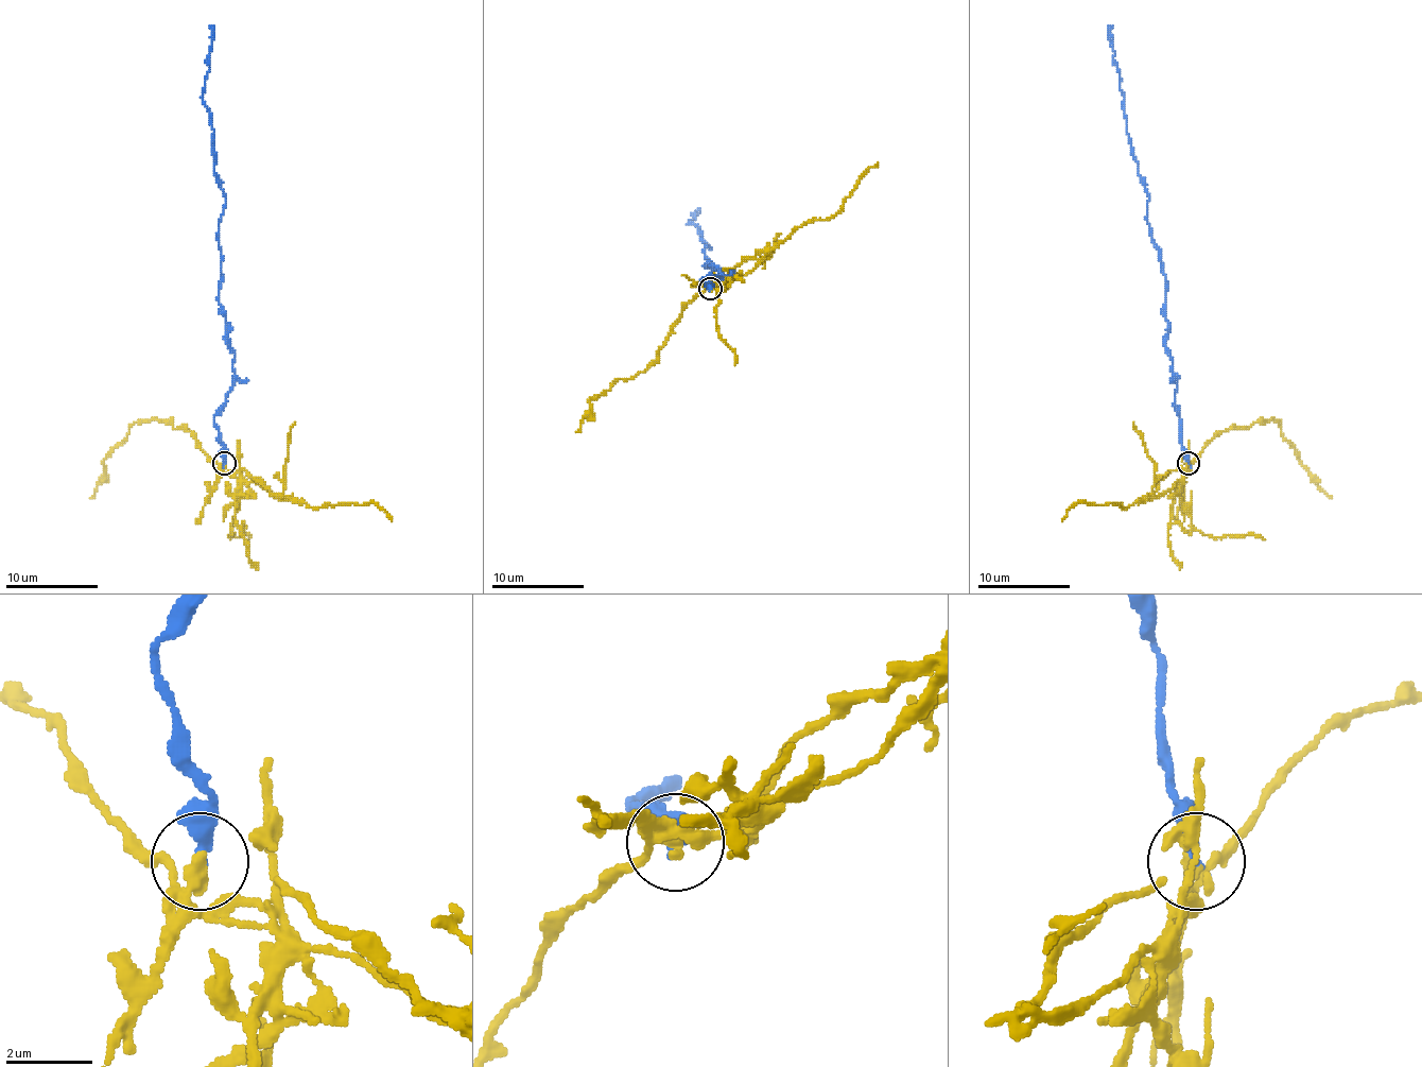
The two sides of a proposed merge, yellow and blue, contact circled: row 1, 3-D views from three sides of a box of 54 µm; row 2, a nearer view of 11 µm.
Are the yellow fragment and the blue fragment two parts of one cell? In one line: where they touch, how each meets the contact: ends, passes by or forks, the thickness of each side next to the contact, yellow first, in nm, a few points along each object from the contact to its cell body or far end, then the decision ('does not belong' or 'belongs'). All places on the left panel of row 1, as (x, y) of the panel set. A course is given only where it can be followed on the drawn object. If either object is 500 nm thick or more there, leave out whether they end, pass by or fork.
(224, 463) | yellow passes by | blue ends | 260/300 nm | yellow via (223, 463), (217, 463), (187, 429), (144, 419), (131, 427), (126, 437), (103, 461), (103, 479), (89, 498) | blue via (223, 463), (214, 415), (232, 384), (235, 350), (219, 302), (225, 193), (203, 99), (214, 26) | does not belong

